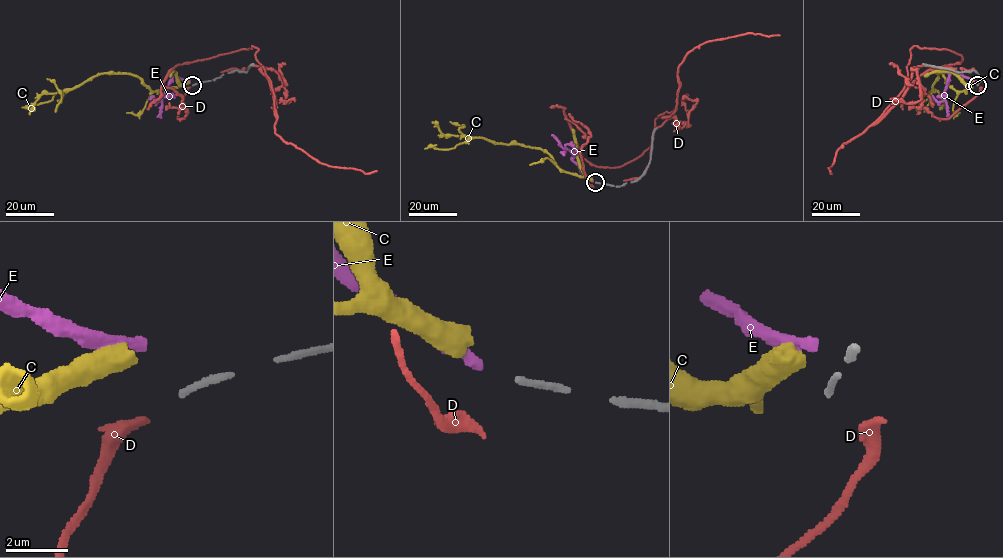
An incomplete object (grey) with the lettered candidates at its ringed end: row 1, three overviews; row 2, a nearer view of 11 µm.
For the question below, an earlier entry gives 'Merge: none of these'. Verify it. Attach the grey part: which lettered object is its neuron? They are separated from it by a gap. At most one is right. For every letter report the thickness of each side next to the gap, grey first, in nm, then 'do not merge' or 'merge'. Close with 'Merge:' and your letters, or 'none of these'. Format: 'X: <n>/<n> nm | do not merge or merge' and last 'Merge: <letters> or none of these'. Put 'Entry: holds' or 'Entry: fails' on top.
Entry: holds
C: 200/700 nm | do not merge
D: 200/400 nm | do not merge
E: 200/320 nm | do not merge
Merge: none of these

